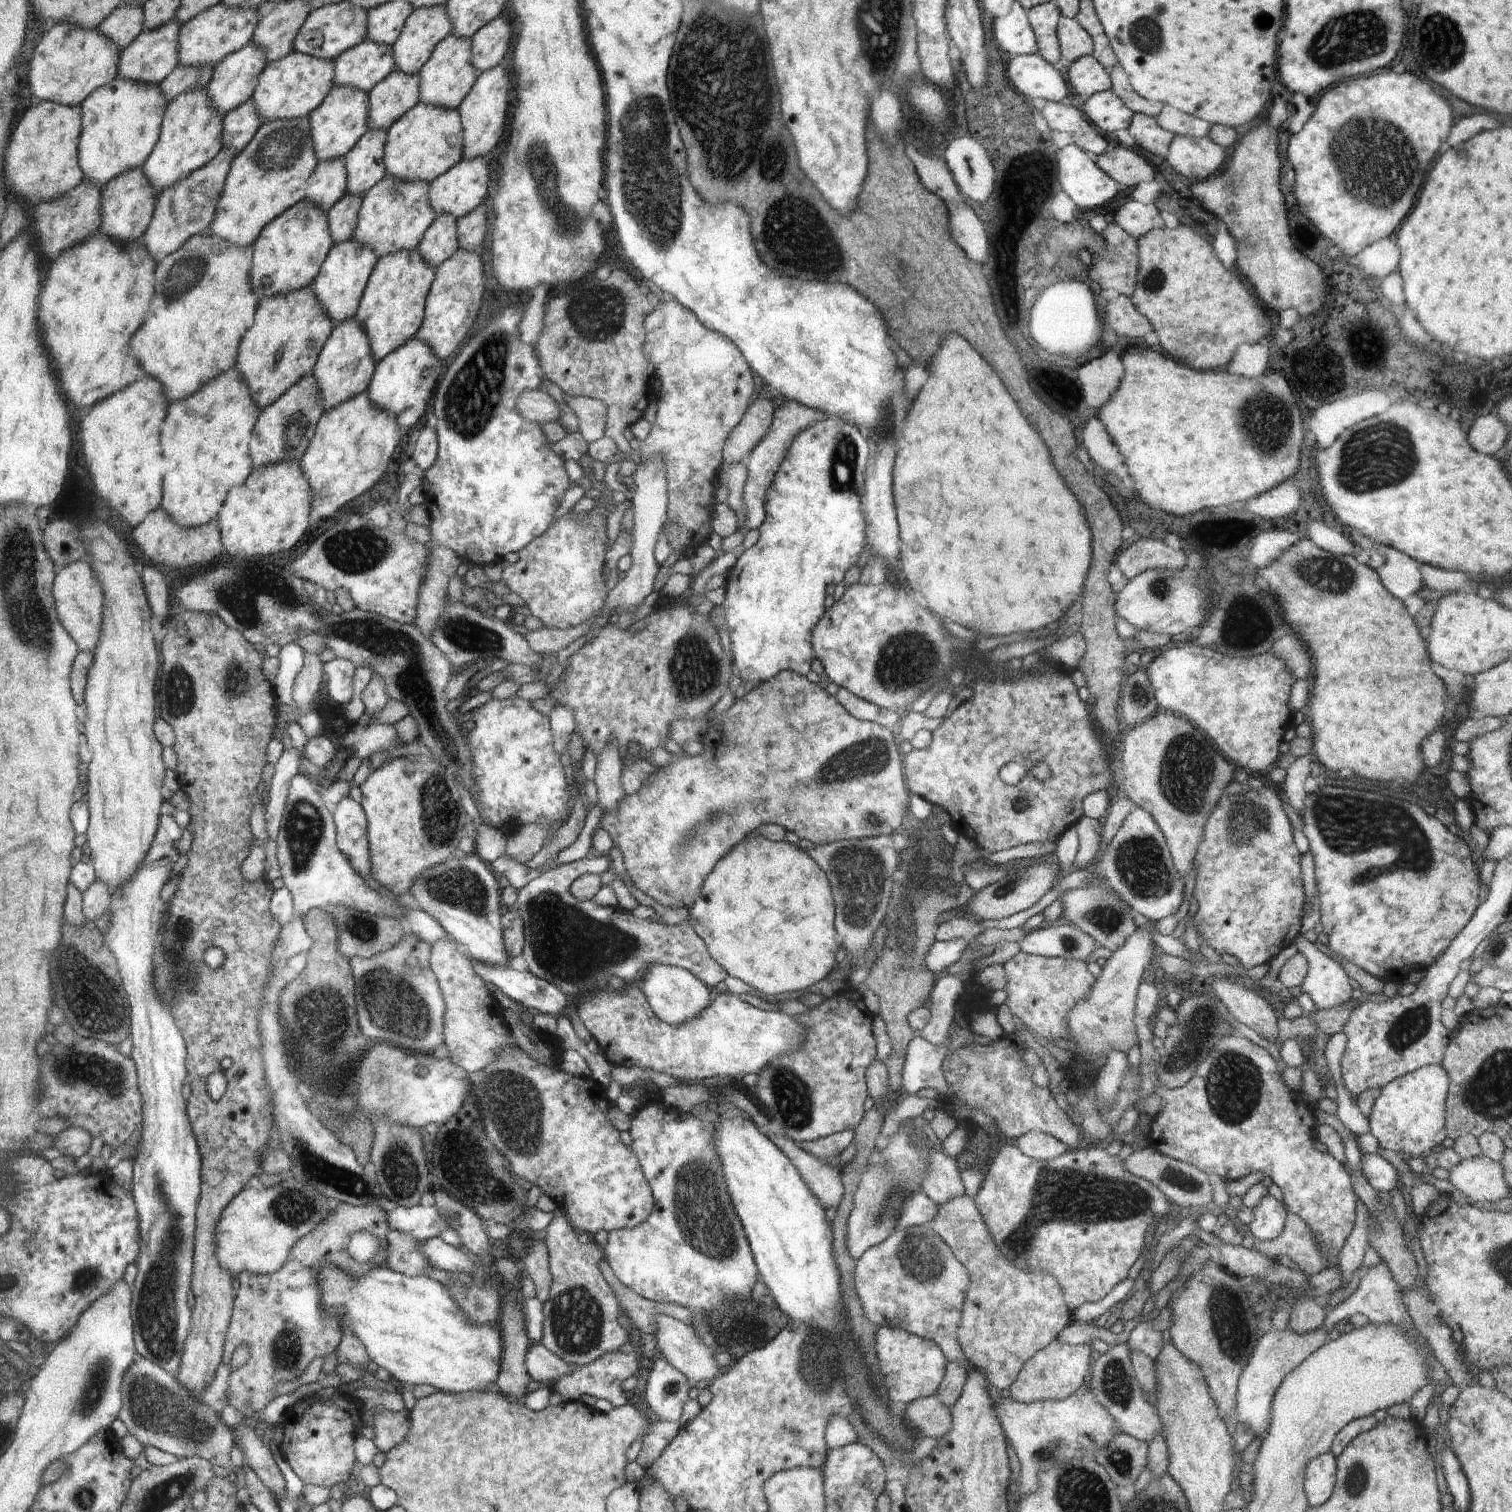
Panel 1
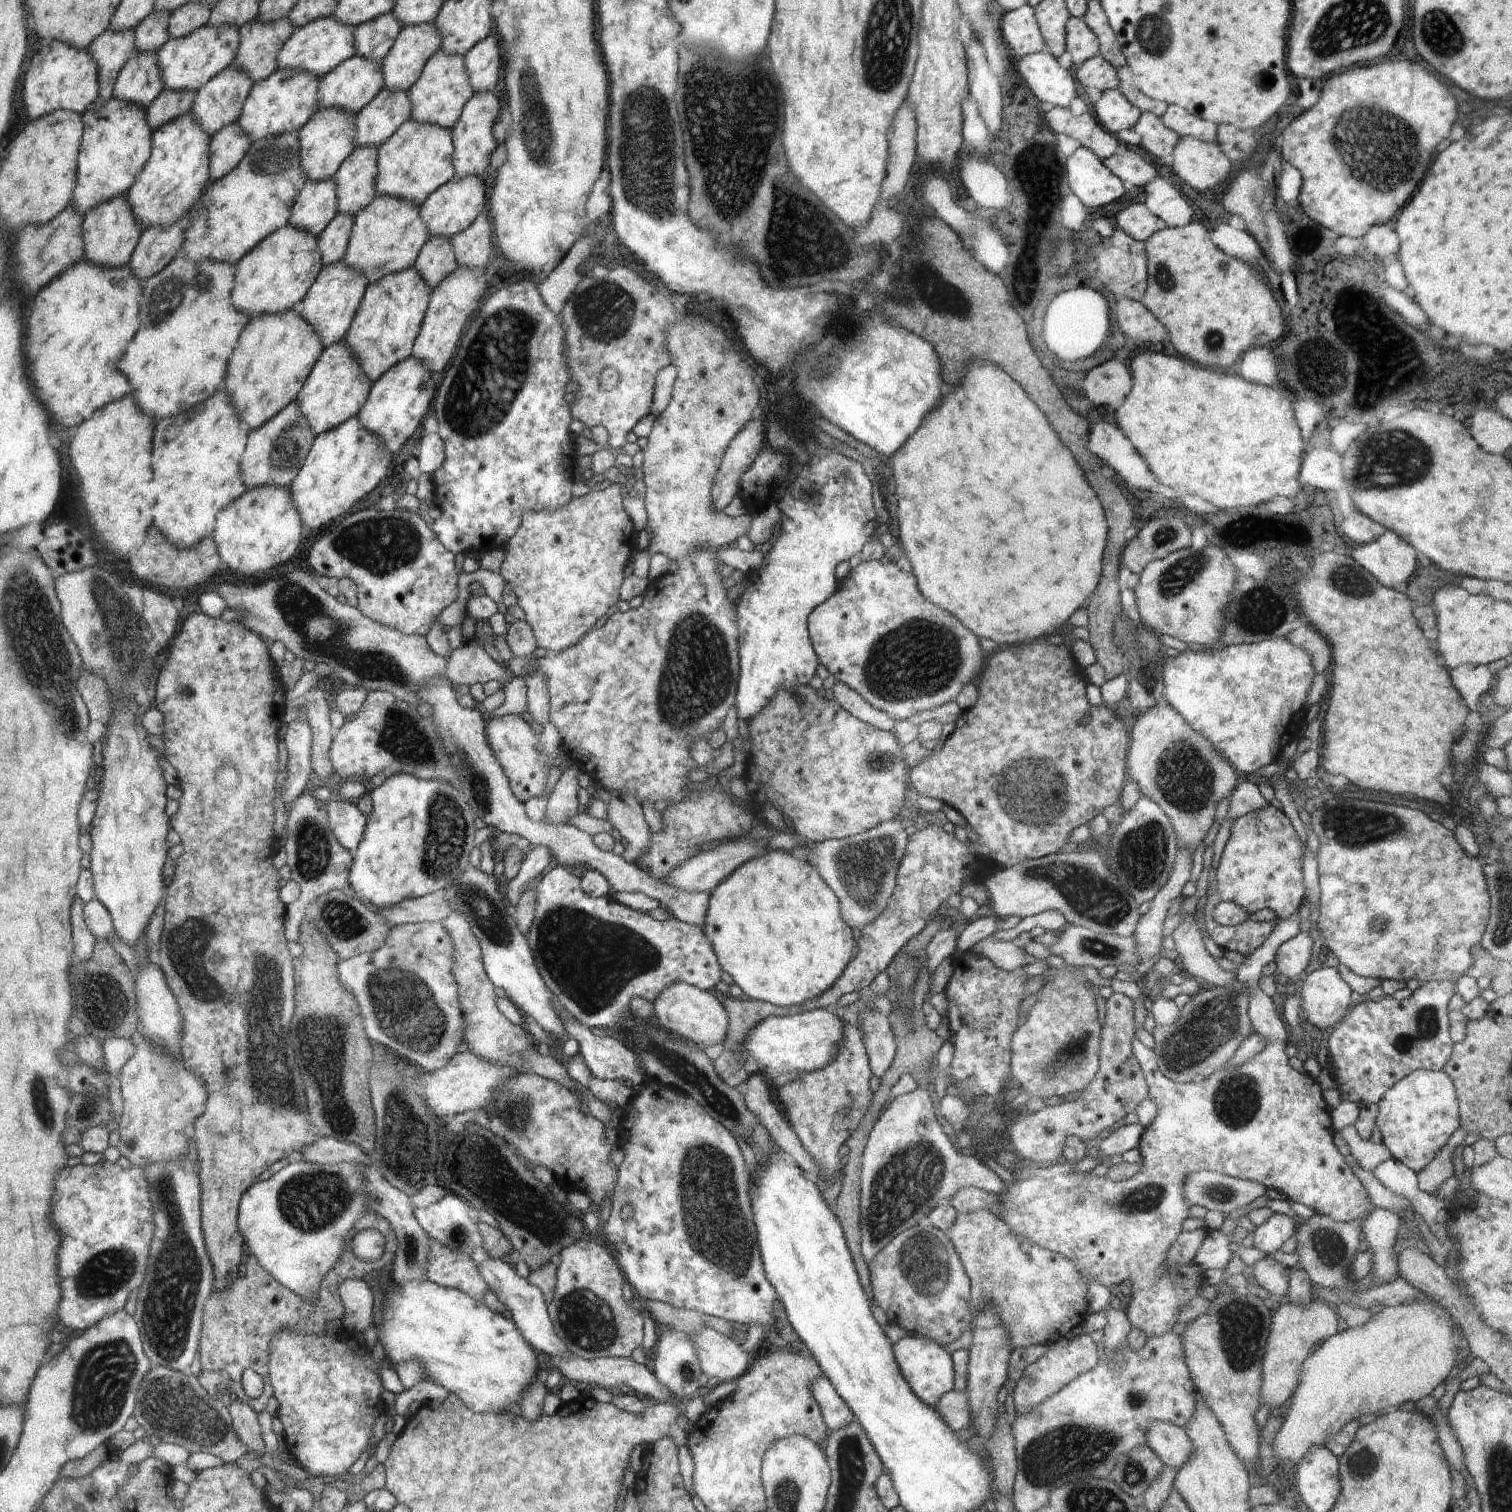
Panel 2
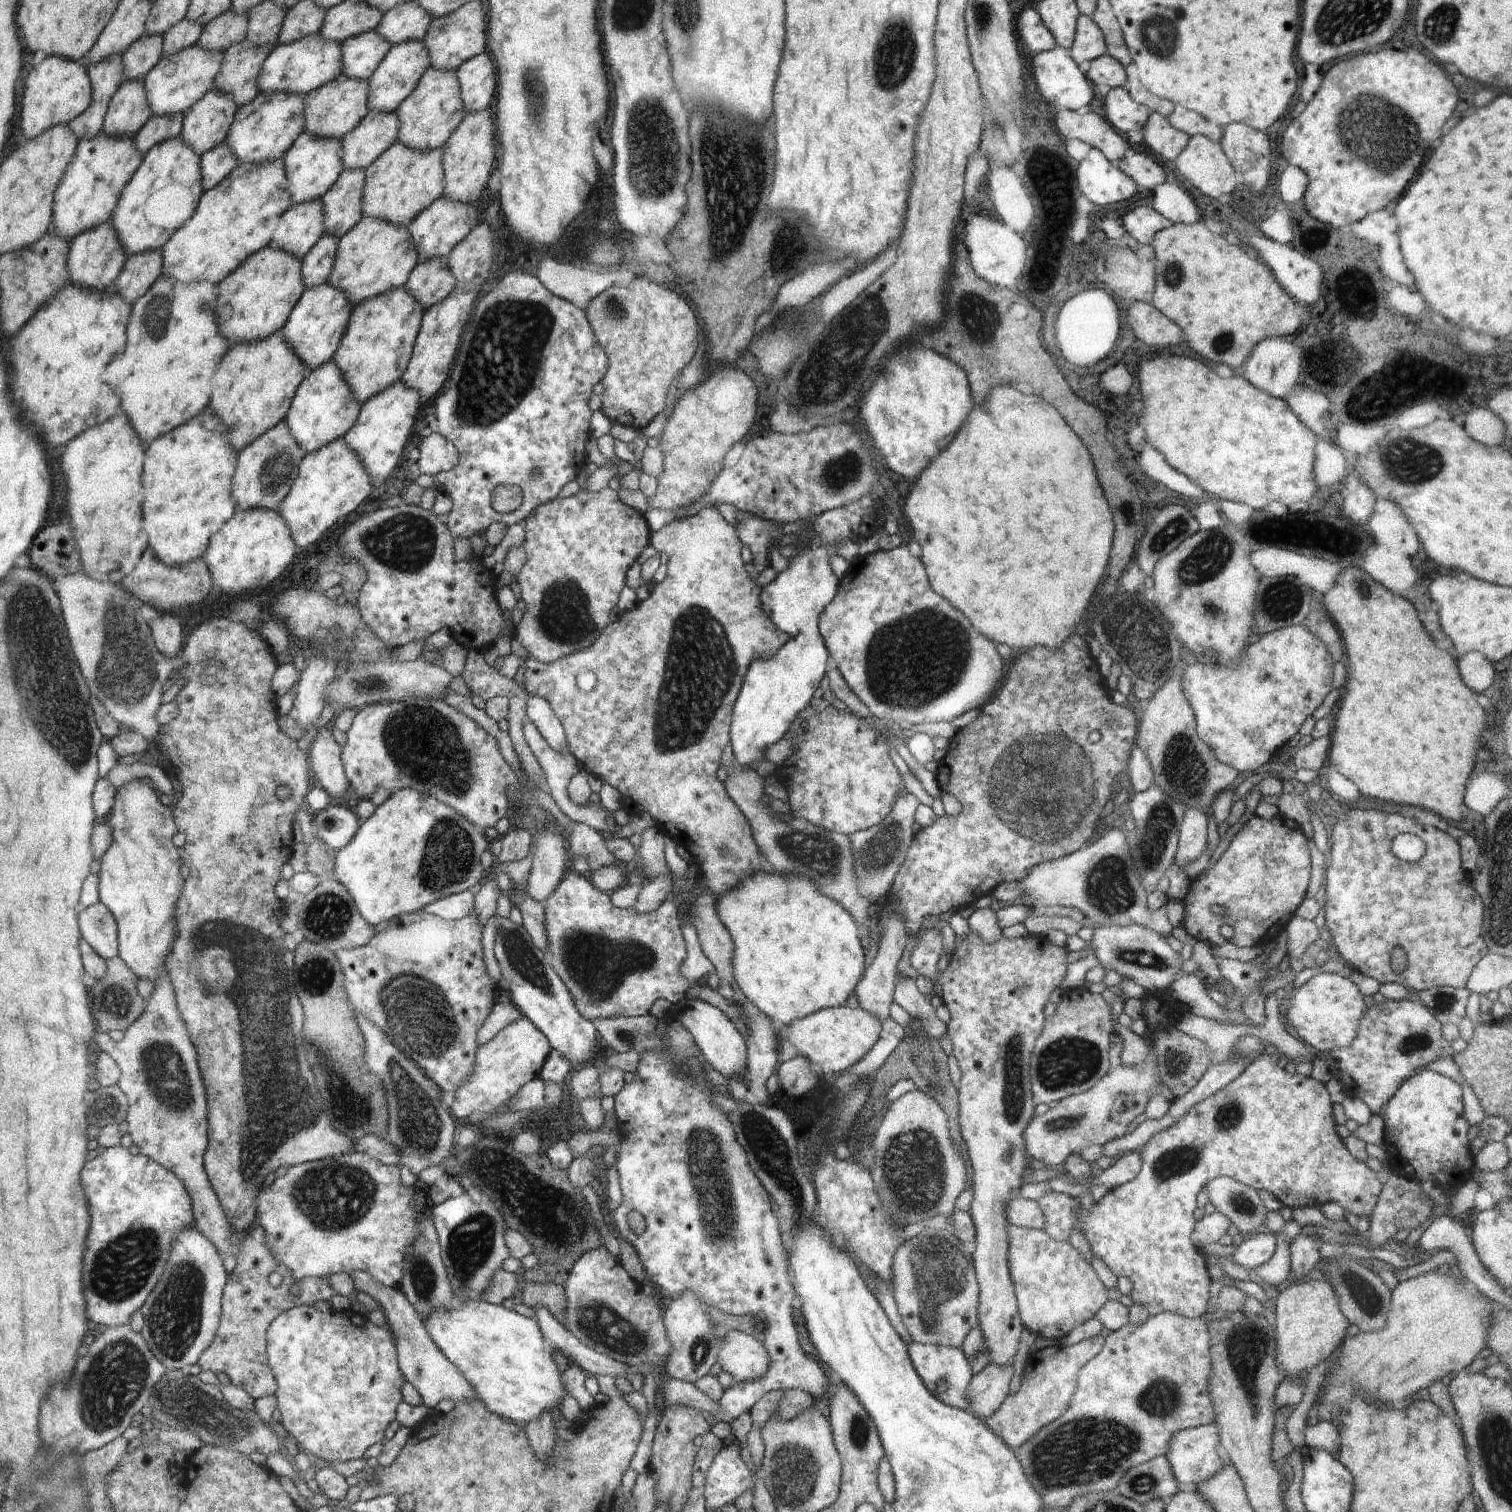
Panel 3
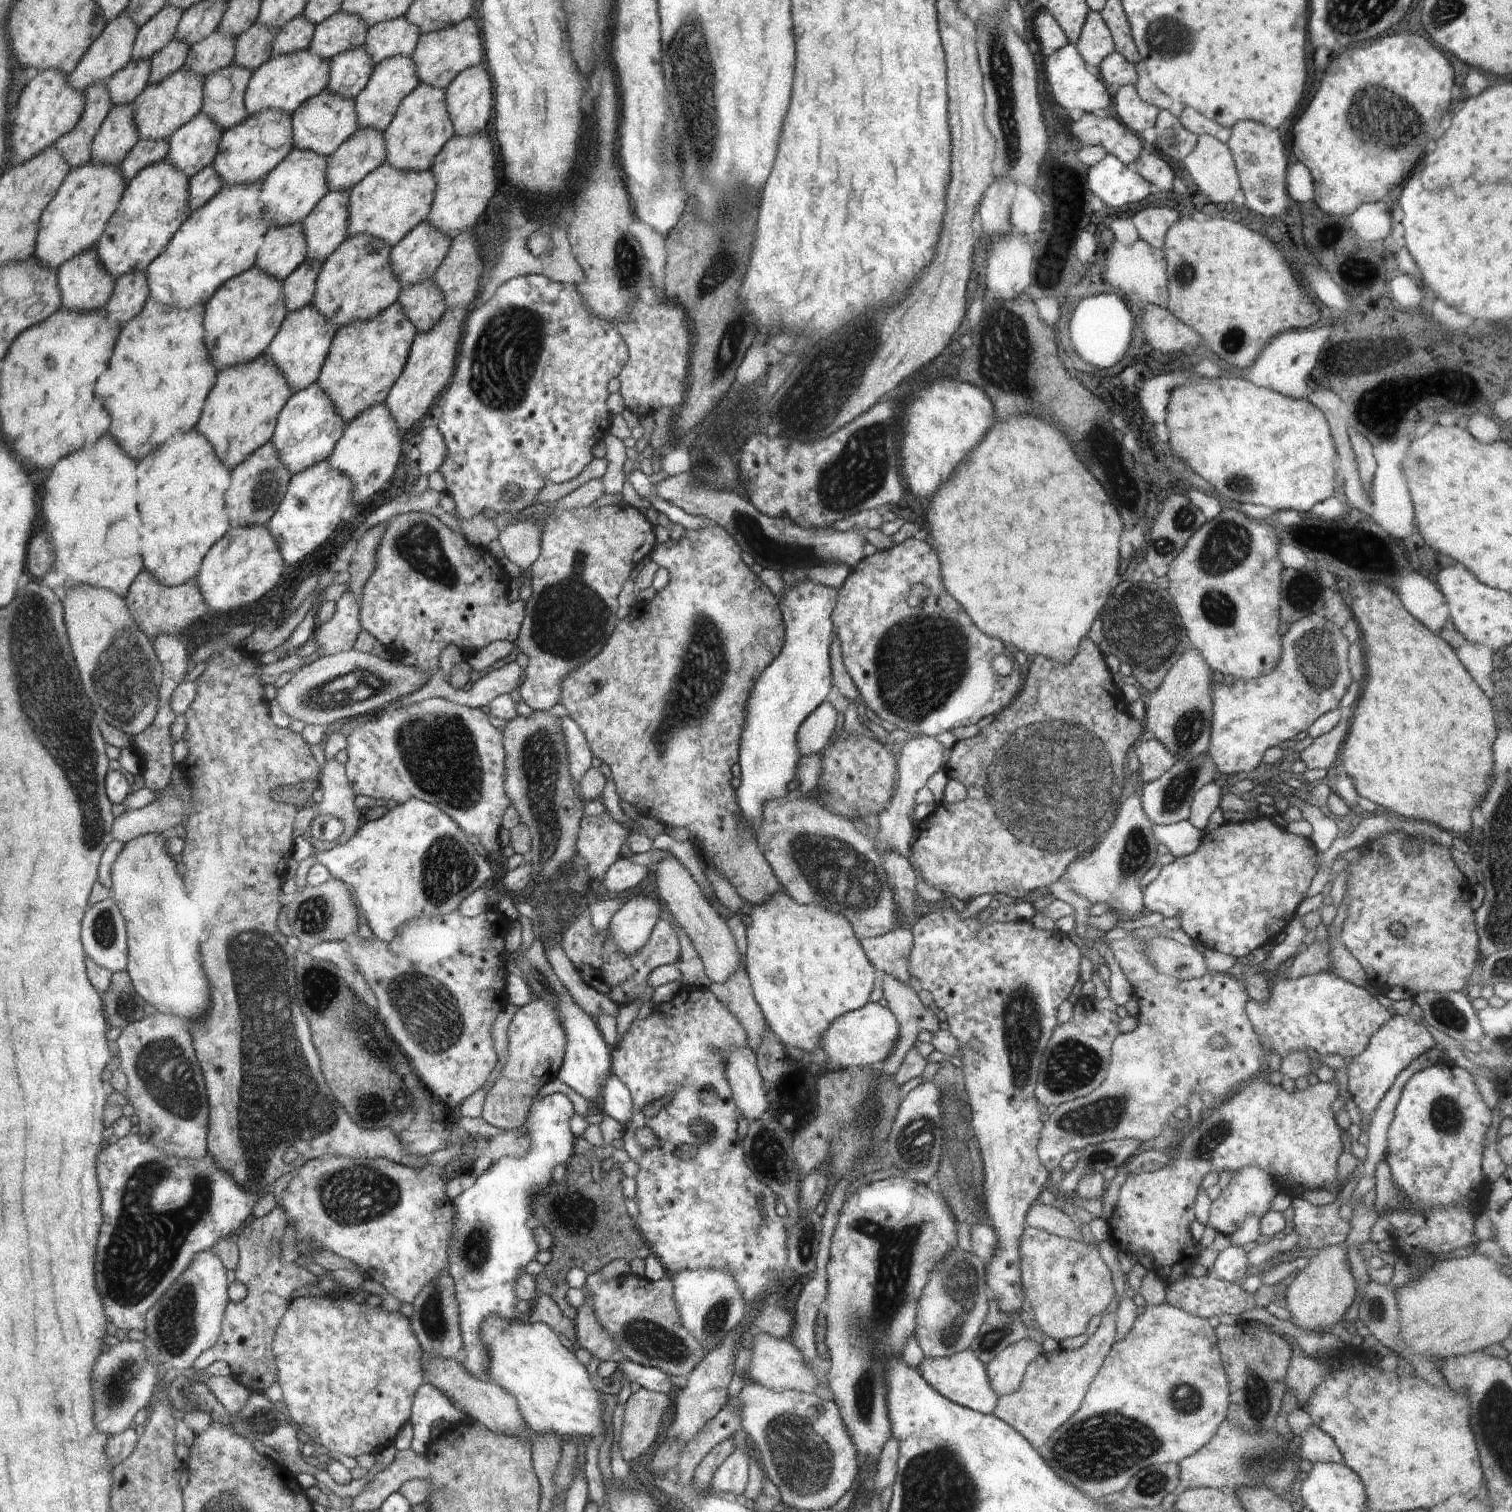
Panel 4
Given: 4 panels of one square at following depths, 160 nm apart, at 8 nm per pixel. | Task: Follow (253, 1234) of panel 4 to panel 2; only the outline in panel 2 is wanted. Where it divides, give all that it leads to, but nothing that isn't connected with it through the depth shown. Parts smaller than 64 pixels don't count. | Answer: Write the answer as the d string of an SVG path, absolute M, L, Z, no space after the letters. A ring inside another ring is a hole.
M362 1213L361 1217L357 1220L356 1224L358 1230L374 1229L378 1230L387 1236L385 1242L385 1251L383 1255L378 1259L378 1262L370 1262L370 1264L362 1264L358 1268L358 1264L354 1264L352 1256L350 1256L350 1248L343 1248L341 1252L341 1258L337 1260L335 1267L327 1272L324 1279L321 1280L320 1287L317 1288L317 1297L313 1302L308 1302L304 1297L300 1297L299 1293L291 1291L283 1284L280 1284L264 1267L256 1260L254 1255L246 1256L244 1264L246 1266L246 1274L244 1277L238 1277L238 1280L234 1280L230 1288L218 1291L218 1296L214 1296L214 1304L210 1300L210 1308L206 1308L206 1332L201 1332L202 1337L202 1352L198 1352L201 1362L202 1370L224 1370L227 1372L229 1380L233 1383L231 1388L235 1391L233 1397L241 1403L246 1403L256 1414L258 1412L266 1412L266 1408L270 1408L270 1400L274 1400L274 1386L271 1385L269 1379L269 1354L271 1352L270 1342L273 1340L273 1336L283 1331L291 1331L292 1333L302 1333L303 1335L312 1335L319 1337L326 1333L324 1327L330 1320L342 1320L344 1316L344 1307L338 1292L338 1287L347 1278L360 1278L366 1281L371 1273L378 1274L380 1270L386 1268L390 1262L392 1262L396 1249L397 1249L397 1235L392 1230L391 1224L376 1213ZM246 1368L252 1368L263 1380L264 1388L262 1394L252 1399L244 1393L241 1385L242 1372Z

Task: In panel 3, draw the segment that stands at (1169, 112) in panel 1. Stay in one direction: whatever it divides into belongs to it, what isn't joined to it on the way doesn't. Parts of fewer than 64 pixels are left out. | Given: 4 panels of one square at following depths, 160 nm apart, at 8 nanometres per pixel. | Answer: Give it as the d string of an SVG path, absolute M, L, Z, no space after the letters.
M1176 105L1174 112L1169 118L1170 124L1188 136L1206 136L1214 143L1221 143L1224 134L1224 127L1212 124L1205 120L1200 114L1184 108L1183 105Z

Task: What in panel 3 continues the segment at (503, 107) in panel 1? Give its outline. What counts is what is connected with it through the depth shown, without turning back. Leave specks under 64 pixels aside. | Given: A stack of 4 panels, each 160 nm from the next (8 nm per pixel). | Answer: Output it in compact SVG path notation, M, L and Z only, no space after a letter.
M490 108L482 112L472 112L470 116L465 116L466 124L450 136L450 144L442 148L442 164L445 170L445 193L444 198L452 202L468 202L475 204L480 198L482 188L486 186L486 180L492 172L494 166L494 154L496 154L496 144L494 144L494 122L492 122L492 112Z

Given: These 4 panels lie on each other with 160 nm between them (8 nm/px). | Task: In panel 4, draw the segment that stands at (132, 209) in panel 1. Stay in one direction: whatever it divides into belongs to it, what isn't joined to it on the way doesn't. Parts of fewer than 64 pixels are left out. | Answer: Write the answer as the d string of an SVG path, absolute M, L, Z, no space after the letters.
M96 246L73 256L57 268L58 282L63 296L62 307L71 311L91 311L103 309L116 290L116 278L110 274L103 265L96 250Z

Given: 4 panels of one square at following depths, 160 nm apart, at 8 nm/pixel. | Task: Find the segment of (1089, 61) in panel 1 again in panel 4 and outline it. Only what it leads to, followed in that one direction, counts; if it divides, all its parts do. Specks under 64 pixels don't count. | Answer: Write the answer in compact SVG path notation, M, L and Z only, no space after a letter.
M1116 51L1106 56L1095 70L1106 86L1109 84L1135 85L1137 83L1138 75L1135 65Z

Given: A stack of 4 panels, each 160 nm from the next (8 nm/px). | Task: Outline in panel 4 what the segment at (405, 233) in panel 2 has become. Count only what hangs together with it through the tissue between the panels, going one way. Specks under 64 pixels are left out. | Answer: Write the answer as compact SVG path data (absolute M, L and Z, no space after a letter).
M368 233L347 238L322 262L312 306L340 328L348 323L373 319L398 302L402 284L391 265L391 250L392 246Z

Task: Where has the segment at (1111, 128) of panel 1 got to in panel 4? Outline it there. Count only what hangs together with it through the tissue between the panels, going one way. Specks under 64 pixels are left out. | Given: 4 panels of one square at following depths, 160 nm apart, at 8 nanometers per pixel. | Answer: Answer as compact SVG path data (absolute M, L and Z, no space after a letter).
M1135 85L1121 86L1116 92L1115 101L1113 114L1137 136L1146 128L1155 126L1160 109L1142 102Z

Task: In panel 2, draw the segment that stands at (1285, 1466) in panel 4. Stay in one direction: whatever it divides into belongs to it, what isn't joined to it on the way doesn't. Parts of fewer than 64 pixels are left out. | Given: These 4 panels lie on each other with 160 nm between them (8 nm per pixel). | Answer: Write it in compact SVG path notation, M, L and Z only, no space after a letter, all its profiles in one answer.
M1152 1421L1145 1432L1148 1445L1166 1466L1178 1470L1193 1453L1193 1444L1186 1431L1168 1421Z

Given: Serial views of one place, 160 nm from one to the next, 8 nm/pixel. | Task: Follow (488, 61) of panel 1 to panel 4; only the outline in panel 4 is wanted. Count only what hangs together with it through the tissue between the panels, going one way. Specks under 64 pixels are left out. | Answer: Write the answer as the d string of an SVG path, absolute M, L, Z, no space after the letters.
M476 65L462 71L445 91L456 135L486 130L492 114L492 82L484 66Z

